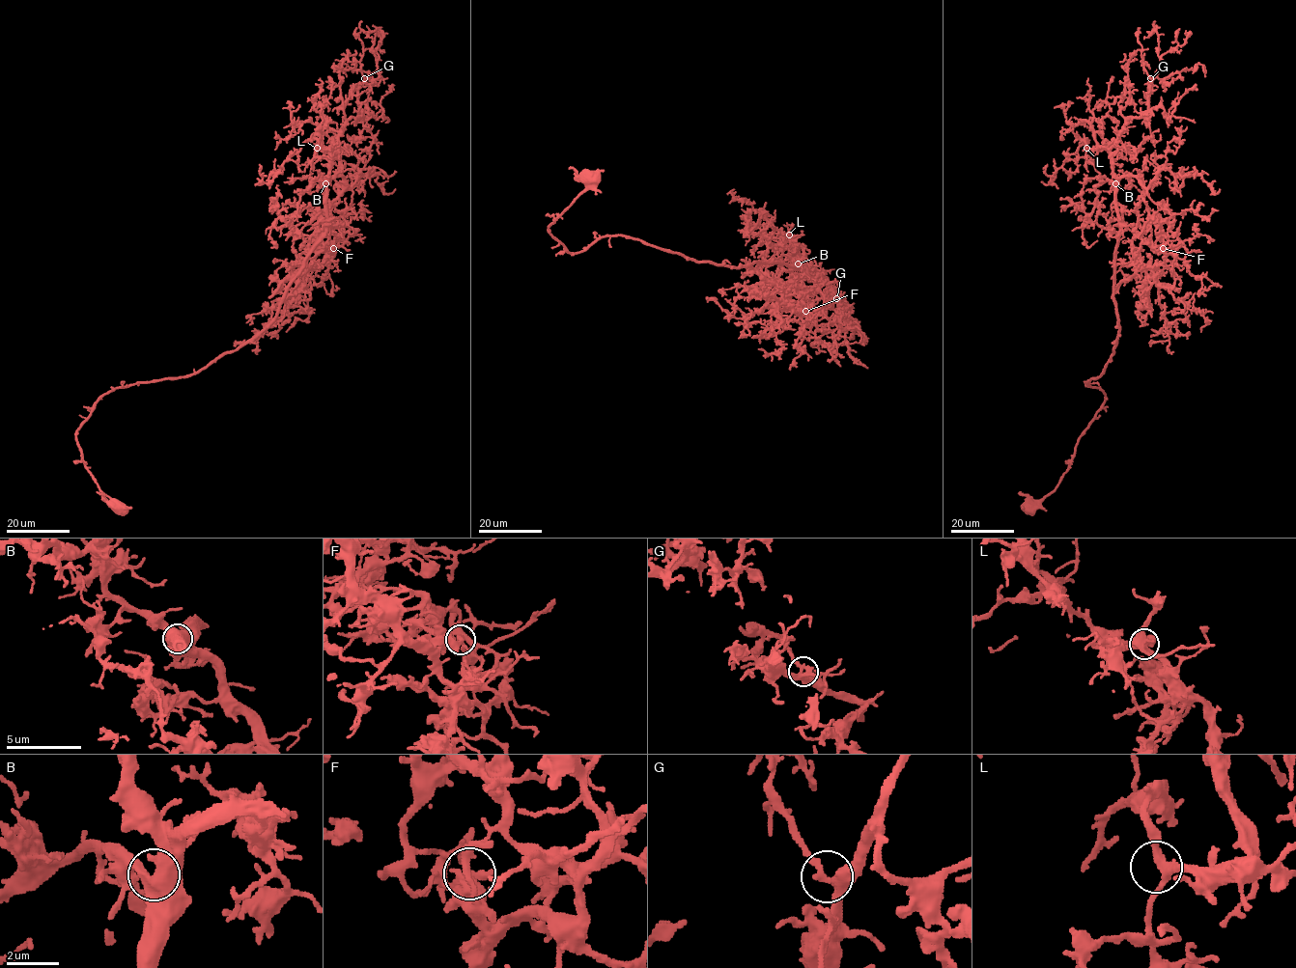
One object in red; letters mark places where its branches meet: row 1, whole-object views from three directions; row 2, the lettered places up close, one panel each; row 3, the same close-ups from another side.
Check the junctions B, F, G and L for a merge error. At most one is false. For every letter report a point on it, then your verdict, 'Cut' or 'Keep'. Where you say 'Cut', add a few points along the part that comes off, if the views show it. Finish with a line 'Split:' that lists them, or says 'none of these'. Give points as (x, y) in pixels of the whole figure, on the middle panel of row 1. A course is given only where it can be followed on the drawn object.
B: Place: (798, 263). Keep
F: Place: (805, 311). Cut. Course of the part to remove: (805, 312), (795, 312), (778, 302), (737, 318), (706, 298)
G: Place: (836, 298). Keep
L: Place: (789, 235). Keep
Split: F

